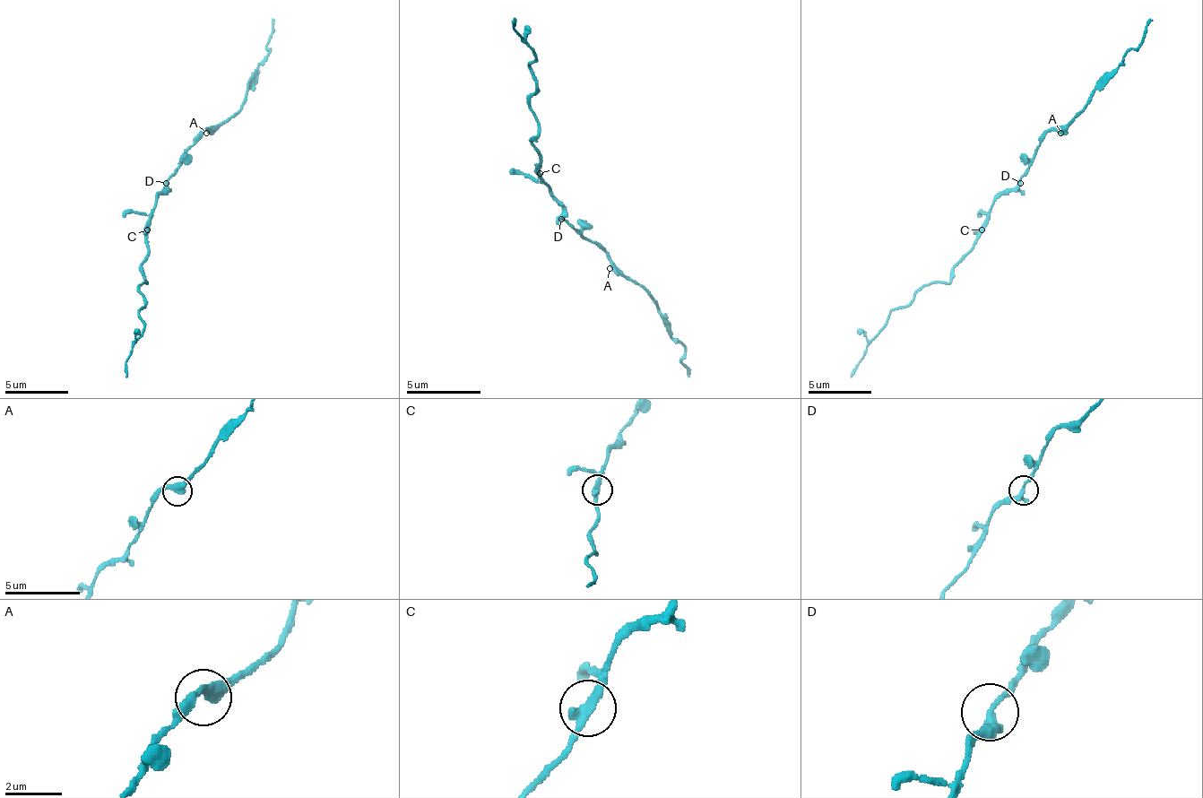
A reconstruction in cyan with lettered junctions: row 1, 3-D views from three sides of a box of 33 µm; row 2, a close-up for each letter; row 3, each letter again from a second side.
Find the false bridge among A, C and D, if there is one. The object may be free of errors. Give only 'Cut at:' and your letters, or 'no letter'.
Cut at: no letter

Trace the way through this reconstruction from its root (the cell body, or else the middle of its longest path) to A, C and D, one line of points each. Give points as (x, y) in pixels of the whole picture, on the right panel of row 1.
A: (1004, 195), (1026, 170), (1035, 145), (1048, 133), (1054, 129), (1060, 133)
C: (1004, 195), (995, 202), (989, 214), (989, 223), (982, 229)
D: (1004, 195), (1020, 183)

